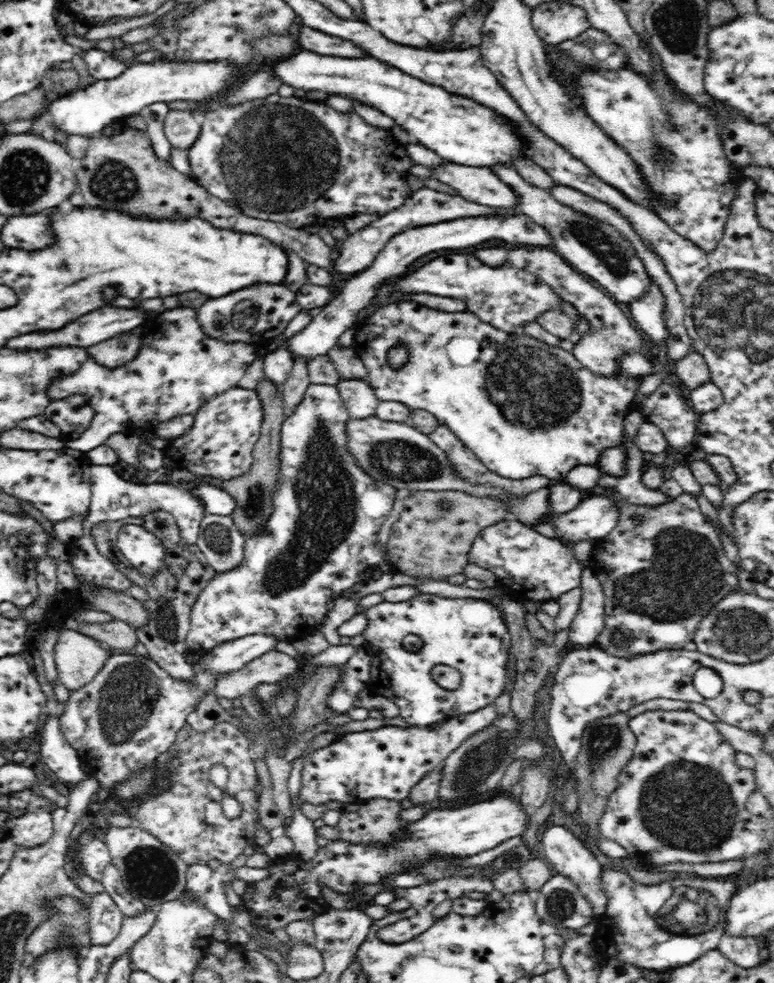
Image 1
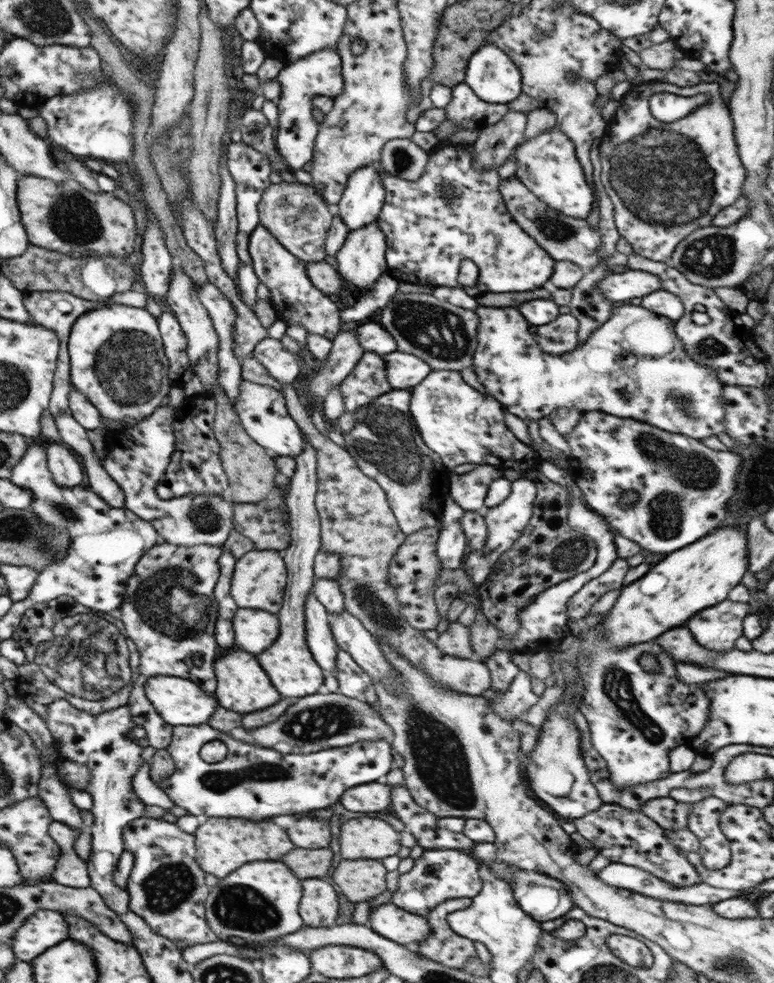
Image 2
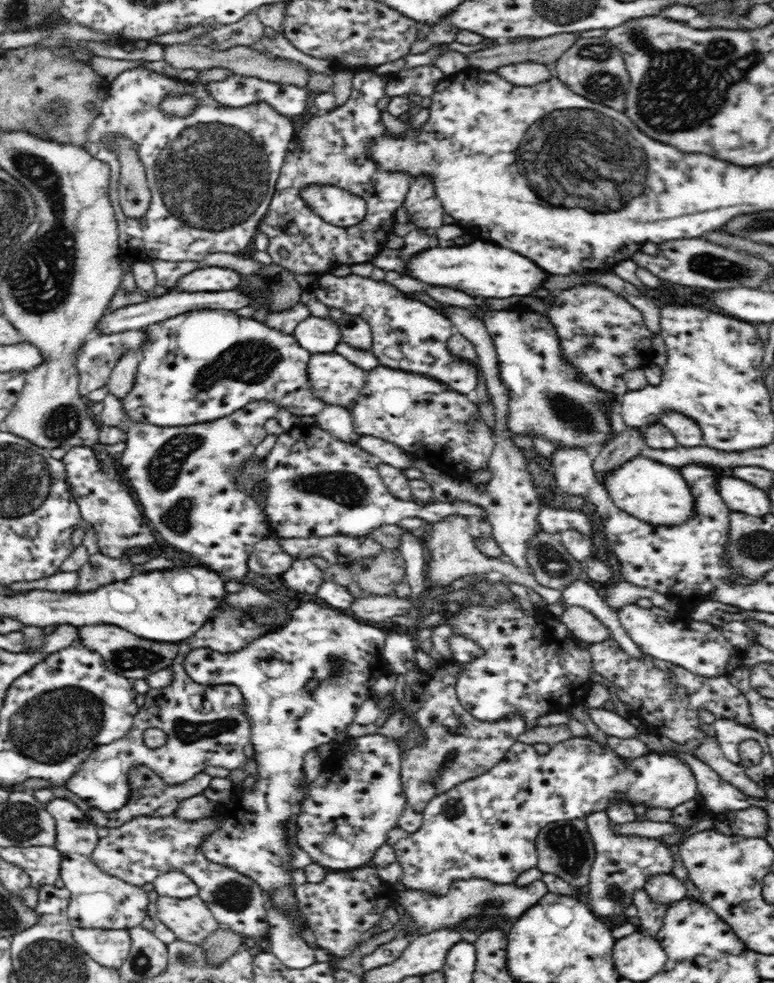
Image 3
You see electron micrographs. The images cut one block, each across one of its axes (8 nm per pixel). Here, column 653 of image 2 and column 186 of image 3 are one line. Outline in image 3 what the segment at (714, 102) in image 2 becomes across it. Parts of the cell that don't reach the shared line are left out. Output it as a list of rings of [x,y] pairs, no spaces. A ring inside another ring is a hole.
[[[141,66],[121,72],[106,88],[101,111],[90,121],[82,146],[92,157],[105,162],[111,172],[107,195],[116,215],[119,258],[132,263],[156,259],[198,262],[204,256],[218,252],[244,255],[246,248],[254,242],[259,232],[258,226],[268,212],[282,164],[291,152],[290,144],[297,140],[299,121],[280,114],[268,102],[249,104],[242,108],[222,106],[208,92],[204,83],[168,78]],[[171,94],[194,95],[194,98],[200,99],[200,106],[192,116],[168,118],[159,111],[158,103],[162,97]],[[112,133],[126,135],[137,143],[137,155],[143,164],[146,184],[151,192],[151,204],[143,217],[126,216],[119,203],[118,159],[101,144],[101,140]]]

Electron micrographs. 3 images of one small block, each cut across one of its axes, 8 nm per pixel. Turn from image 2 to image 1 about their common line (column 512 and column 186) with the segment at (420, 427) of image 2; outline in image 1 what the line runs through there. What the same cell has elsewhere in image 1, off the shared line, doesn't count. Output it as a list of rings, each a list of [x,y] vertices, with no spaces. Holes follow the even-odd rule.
[[[230,388],[224,394],[212,398],[208,404],[195,412],[194,426],[189,432],[174,434],[170,437],[169,445],[163,452],[167,455],[174,467],[183,468],[194,474],[194,476],[215,477],[220,480],[230,480],[240,477],[249,471],[253,463],[253,450],[256,441],[260,440],[261,427],[263,424],[263,407],[262,401],[256,390],[246,390],[246,388]]]

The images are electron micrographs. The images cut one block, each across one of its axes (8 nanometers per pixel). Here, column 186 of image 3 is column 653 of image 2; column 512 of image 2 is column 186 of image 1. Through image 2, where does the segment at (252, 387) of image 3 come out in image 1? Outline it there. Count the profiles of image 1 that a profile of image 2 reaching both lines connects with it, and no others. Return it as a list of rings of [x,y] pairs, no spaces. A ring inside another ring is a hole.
[[[176,308],[160,314],[148,324],[142,324],[146,330],[142,330],[140,348],[137,356],[122,368],[109,370],[93,362],[86,360],[82,367],[72,375],[56,376],[47,386],[47,399],[49,403],[68,400],[72,396],[84,396],[88,405],[94,409],[94,419],[91,426],[76,440],[69,441],[66,448],[72,448],[80,453],[102,446],[109,437],[115,433],[123,433],[128,437],[140,437],[147,433],[156,434],[156,428],[160,424],[166,424],[178,416],[184,414],[194,415],[204,404],[208,404],[212,398],[220,396],[237,386],[243,378],[247,368],[257,359],[256,347],[242,343],[226,343],[210,338],[200,330],[200,324],[196,320],[196,312],[192,308]]]

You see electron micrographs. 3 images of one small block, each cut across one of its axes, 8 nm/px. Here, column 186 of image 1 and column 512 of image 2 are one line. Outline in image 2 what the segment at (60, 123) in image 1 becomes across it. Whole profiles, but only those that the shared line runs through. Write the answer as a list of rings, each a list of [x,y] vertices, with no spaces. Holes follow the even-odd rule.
[[[488,38],[467,59],[462,82],[486,103],[506,104],[522,93],[517,67]]]

